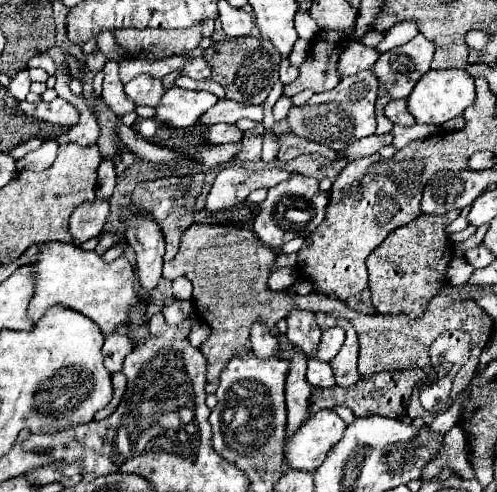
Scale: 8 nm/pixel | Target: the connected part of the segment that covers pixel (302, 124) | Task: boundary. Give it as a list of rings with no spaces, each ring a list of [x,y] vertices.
[[[366,69],[356,75],[344,77],[334,89],[314,93],[306,101],[306,105],[292,107],[288,115],[290,129],[298,137],[306,137],[316,143],[324,143],[336,151],[342,151],[346,145],[376,133],[376,117],[374,117],[376,93],[378,93],[378,77],[374,77],[372,71]]]

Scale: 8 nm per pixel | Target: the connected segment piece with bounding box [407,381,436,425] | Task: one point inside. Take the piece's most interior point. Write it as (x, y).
(414, 409)

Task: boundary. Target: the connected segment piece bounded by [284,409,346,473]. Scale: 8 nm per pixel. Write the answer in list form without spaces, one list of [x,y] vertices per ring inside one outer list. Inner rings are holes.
[[[330,409],[318,411],[286,443],[286,465],[314,473],[328,457],[330,449],[342,439],[346,423]]]

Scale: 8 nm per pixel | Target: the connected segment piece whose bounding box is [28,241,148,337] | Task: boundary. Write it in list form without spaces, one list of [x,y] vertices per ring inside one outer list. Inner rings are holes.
[[[42,243],[40,259],[30,263],[34,271],[36,295],[28,307],[28,317],[38,321],[46,309],[60,305],[74,309],[90,317],[102,329],[104,337],[114,333],[118,325],[130,321],[130,309],[146,305],[148,299],[136,289],[136,273],[132,263],[126,257],[118,257],[112,263],[106,263],[94,251],[84,251],[72,243]]]

